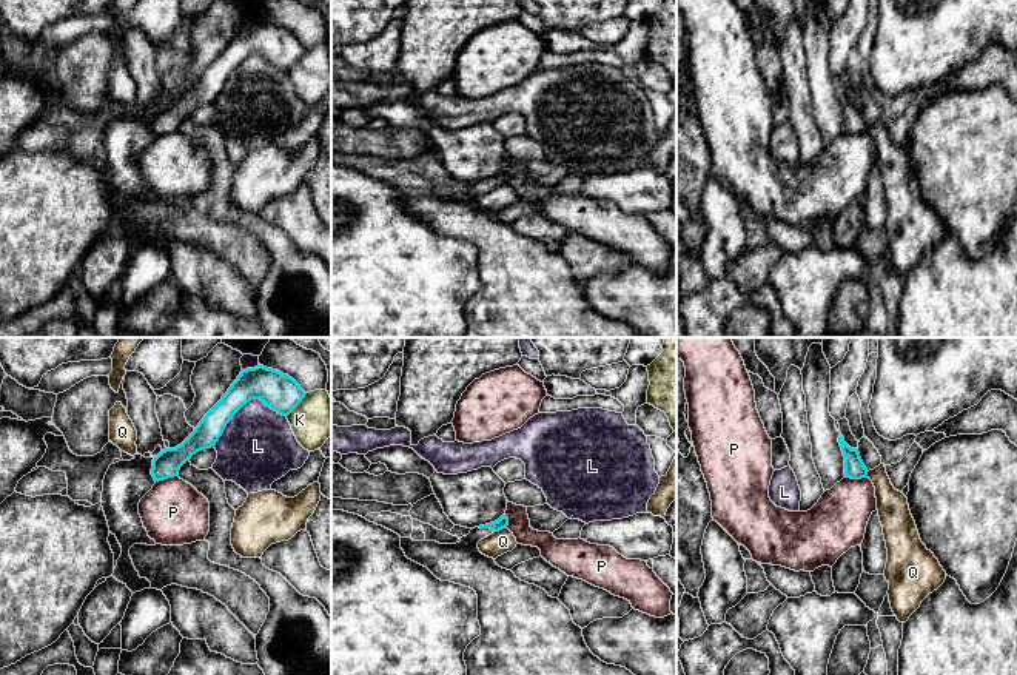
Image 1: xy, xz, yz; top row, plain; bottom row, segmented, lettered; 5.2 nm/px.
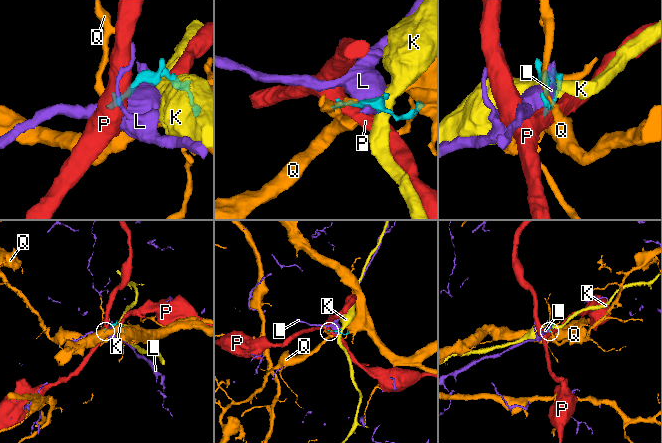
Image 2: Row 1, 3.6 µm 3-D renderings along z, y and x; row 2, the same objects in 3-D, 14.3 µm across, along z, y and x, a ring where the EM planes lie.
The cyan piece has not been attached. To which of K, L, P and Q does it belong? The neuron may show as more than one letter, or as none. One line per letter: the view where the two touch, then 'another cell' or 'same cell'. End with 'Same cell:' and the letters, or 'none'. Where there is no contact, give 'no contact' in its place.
K: xy | another cell
L: xy | another cell
P: xy | another cell
Q: xz | another cell
Same cell: none

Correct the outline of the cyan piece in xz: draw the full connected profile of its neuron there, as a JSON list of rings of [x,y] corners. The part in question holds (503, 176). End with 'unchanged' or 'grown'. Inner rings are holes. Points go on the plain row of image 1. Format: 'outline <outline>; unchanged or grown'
outline [[[502,170],[495,177],[472,183],[456,199],[401,193],[401,203],[408,214],[427,222],[438,234],[470,242],[478,250],[481,290],[464,307],[464,338],[639,338],[626,322],[607,319],[590,307],[582,284],[558,253],[521,236],[479,207],[481,194],[507,180],[508,173]]]; grown

